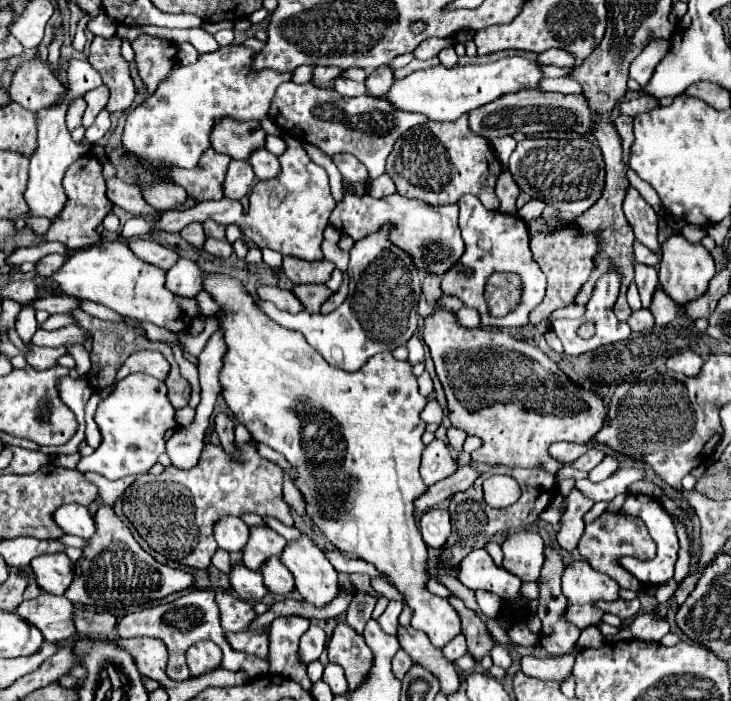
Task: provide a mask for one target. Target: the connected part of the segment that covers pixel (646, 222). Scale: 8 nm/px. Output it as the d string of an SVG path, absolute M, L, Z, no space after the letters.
M629 185L625 199L623 199L623 211L627 221L631 223L635 237L649 249L659 253L659 243L657 243L657 213L653 207Z

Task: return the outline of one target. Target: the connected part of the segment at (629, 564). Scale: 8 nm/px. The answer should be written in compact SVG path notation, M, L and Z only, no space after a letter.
M629 495L619 513L641 517L643 523L647 525L647 529L649 529L649 535L651 535L653 541L657 543L657 552L654 559L641 561L633 557L623 557L621 558L621 565L623 565L635 579L639 579L643 585L661 585L661 583L669 581L669 579L673 577L673 567L675 567L675 561L677 561L677 553L679 553L679 539L677 539L675 523L673 523L673 519L665 513L661 501L655 499L655 497L649 497L649 495Z

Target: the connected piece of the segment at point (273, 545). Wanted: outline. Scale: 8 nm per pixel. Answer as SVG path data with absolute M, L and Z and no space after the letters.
M251 527L249 543L243 549L243 563L247 569L259 571L269 557L283 553L285 545L287 541L271 527Z

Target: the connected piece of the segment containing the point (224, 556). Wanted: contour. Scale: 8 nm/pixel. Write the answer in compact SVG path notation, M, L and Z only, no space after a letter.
M217 549L217 553L213 555L213 565L223 571L223 573L229 573L231 571L231 561L229 561L229 553L223 551L223 549Z

